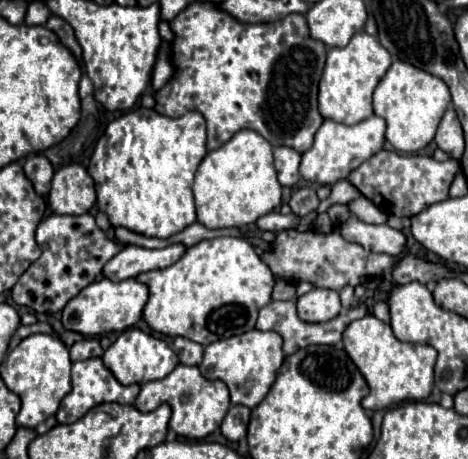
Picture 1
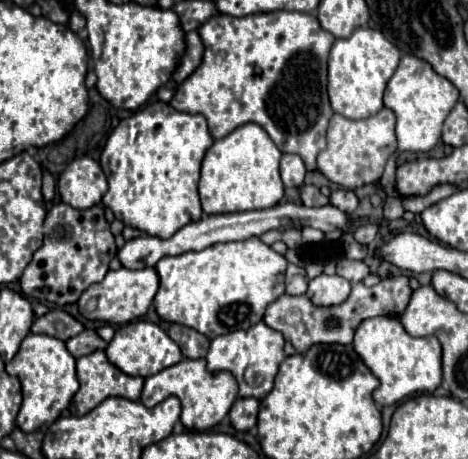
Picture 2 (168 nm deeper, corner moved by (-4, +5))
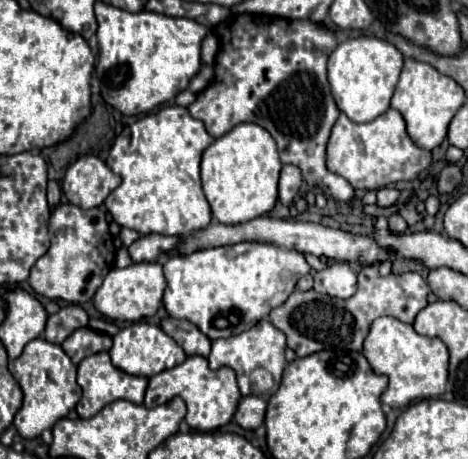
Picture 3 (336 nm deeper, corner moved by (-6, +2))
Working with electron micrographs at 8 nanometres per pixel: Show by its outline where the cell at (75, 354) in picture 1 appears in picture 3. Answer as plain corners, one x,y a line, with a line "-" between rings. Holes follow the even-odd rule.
88,327
76,329
64,343
62,349
66,351
66,355
74,361
74,365
78,365
82,359
100,353
100,351
110,351
112,345
112,337
104,335
104,333
96,333

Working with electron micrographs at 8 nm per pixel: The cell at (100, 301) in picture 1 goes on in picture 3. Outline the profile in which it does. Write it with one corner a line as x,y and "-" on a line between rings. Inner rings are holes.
142,263
124,269
112,269
94,295
94,307
102,315
114,321
140,321
156,315
164,289
166,289
166,279
162,275
160,263

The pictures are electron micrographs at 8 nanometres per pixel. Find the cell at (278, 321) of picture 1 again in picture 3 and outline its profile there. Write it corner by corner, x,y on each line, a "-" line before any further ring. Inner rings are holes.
366,265
358,273
358,291
350,299
338,301
320,295
314,289
294,291
280,307
270,313
270,321
286,335
288,347
294,349
298,357
306,357
322,349
362,351
362,341
374,319
390,315
400,319
402,323
412,323
416,313
428,305
426,295
428,285
418,273
380,277
376,265

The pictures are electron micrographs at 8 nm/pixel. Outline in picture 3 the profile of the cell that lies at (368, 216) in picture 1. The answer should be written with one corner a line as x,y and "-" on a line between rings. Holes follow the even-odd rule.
380,189
378,191
378,205
390,207
392,203
396,203
398,197
400,197
400,191
396,191
396,189

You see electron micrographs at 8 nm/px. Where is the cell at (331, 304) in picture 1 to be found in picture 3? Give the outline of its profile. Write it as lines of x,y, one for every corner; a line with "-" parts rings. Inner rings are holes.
332,263
314,275
314,291
336,299
350,299
356,293
356,273
348,263

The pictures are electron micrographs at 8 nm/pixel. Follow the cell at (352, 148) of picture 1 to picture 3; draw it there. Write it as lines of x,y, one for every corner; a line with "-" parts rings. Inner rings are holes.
388,109
370,123
354,123
344,113
332,127
328,141
326,167
332,173
342,175
354,189
380,189
396,181
412,181
430,167
430,151
424,151
412,143
406,133
402,115
396,109

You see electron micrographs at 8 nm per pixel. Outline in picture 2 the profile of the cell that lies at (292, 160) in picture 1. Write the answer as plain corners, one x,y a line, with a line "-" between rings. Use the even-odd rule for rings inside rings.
284,154
280,162
280,176
286,188
300,188
306,176
306,166
300,156

